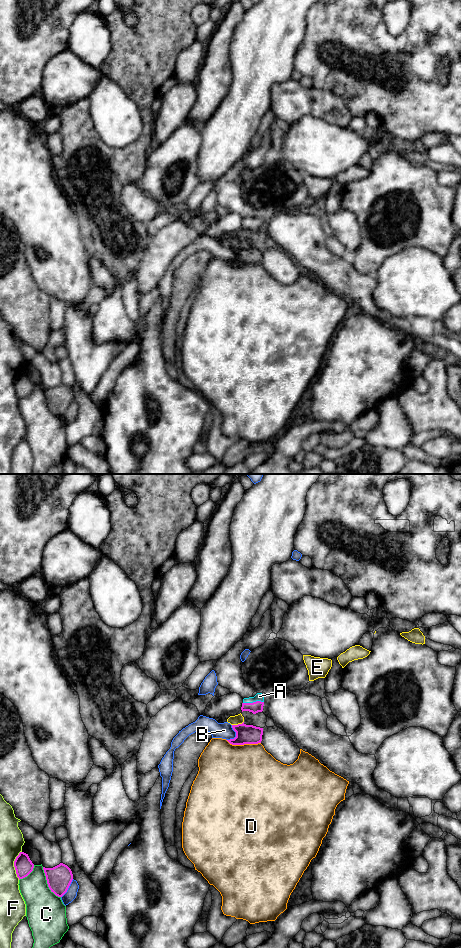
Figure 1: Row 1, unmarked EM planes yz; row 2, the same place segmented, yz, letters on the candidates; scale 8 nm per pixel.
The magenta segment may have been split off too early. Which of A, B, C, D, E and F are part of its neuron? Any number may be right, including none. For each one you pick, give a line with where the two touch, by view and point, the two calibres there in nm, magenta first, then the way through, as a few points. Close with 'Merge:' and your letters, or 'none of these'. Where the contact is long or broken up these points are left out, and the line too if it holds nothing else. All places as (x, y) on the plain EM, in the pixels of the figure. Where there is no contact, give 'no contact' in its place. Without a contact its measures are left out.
A: contact yz (253, 222); calibres 90 and 60 nm; way yz (255, 227), (253, 222), (259, 216)
Merge: A

